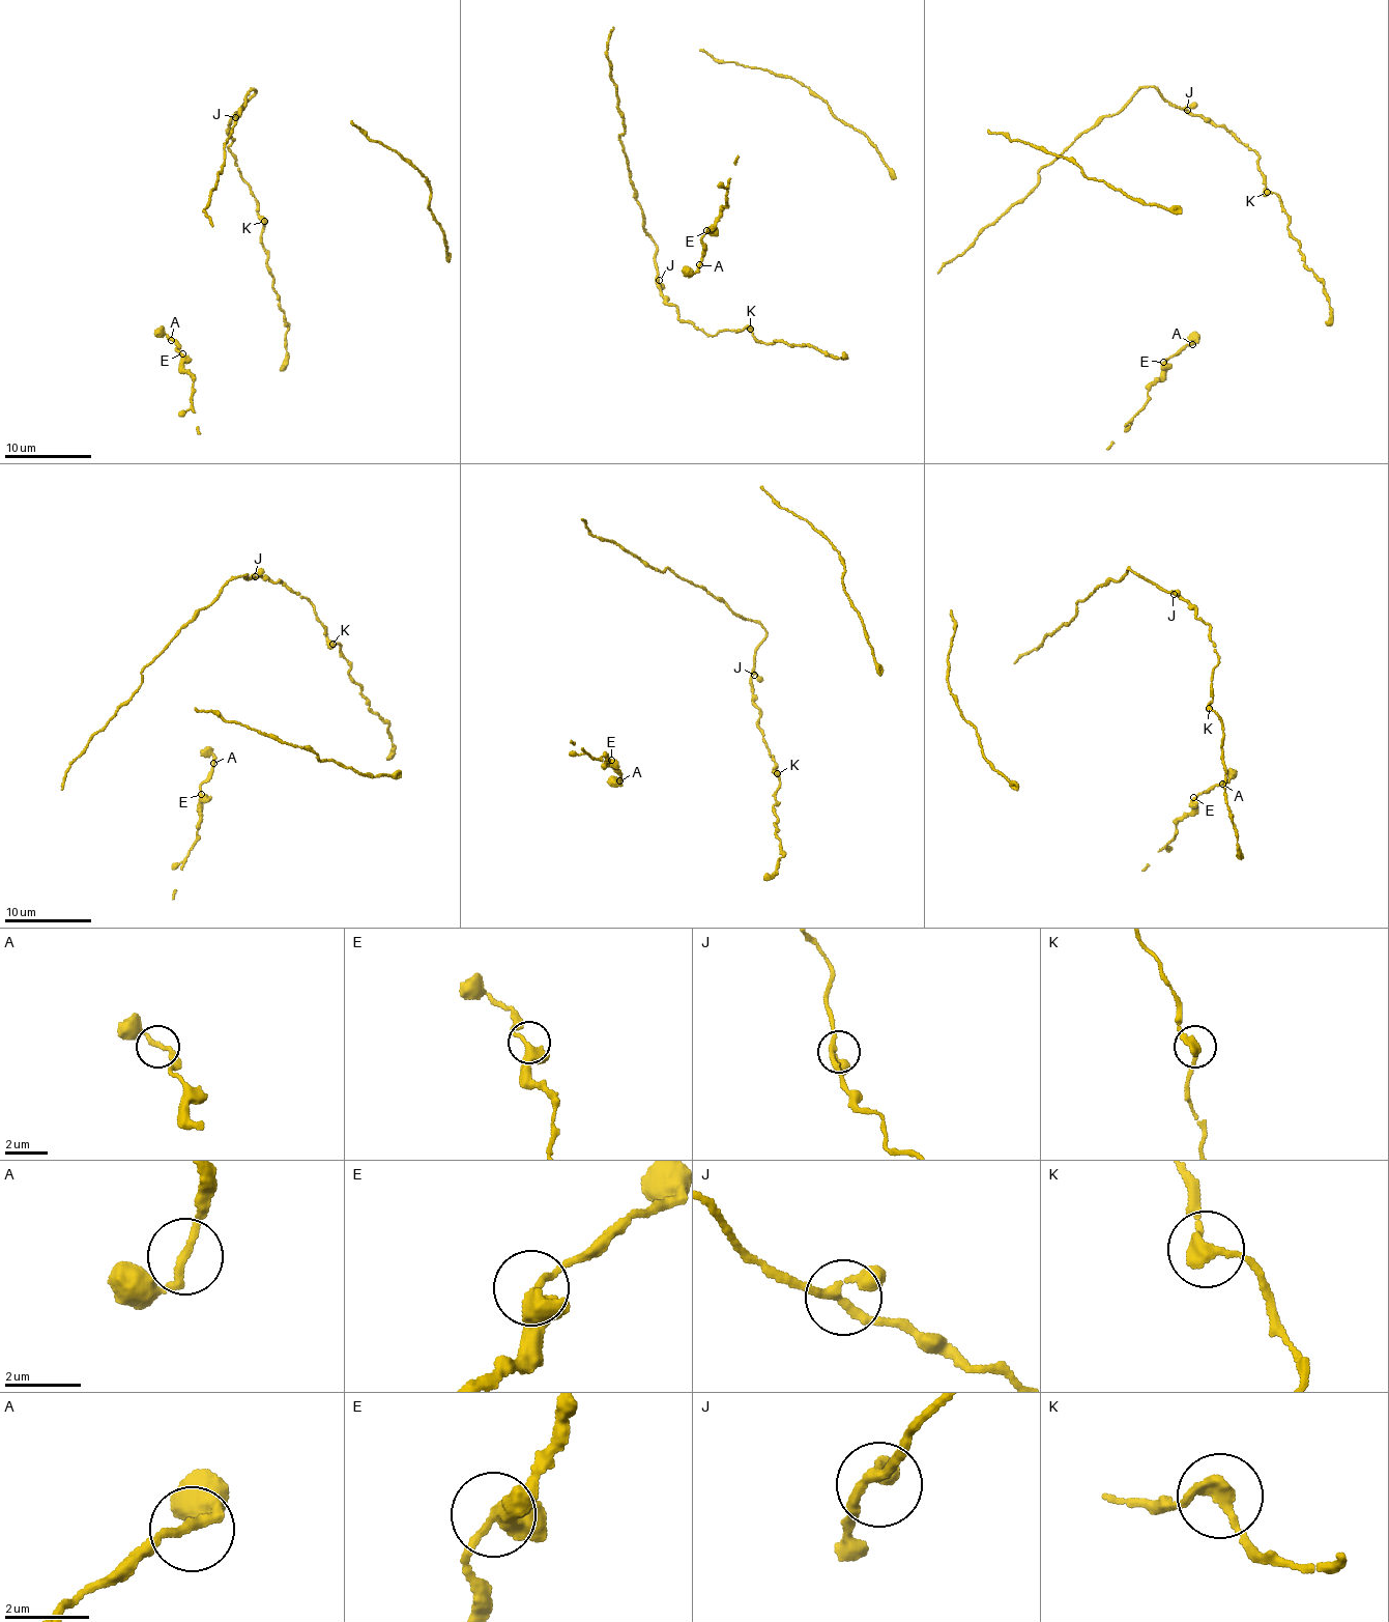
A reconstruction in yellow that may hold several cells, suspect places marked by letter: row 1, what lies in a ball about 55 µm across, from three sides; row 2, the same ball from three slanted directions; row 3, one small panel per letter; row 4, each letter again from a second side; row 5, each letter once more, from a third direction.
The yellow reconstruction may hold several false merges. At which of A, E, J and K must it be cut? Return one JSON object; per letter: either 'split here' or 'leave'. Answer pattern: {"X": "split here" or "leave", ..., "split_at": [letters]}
{"A": "leave", "E": "leave", "J": "leave", "K": "leave", "split_at": []}

